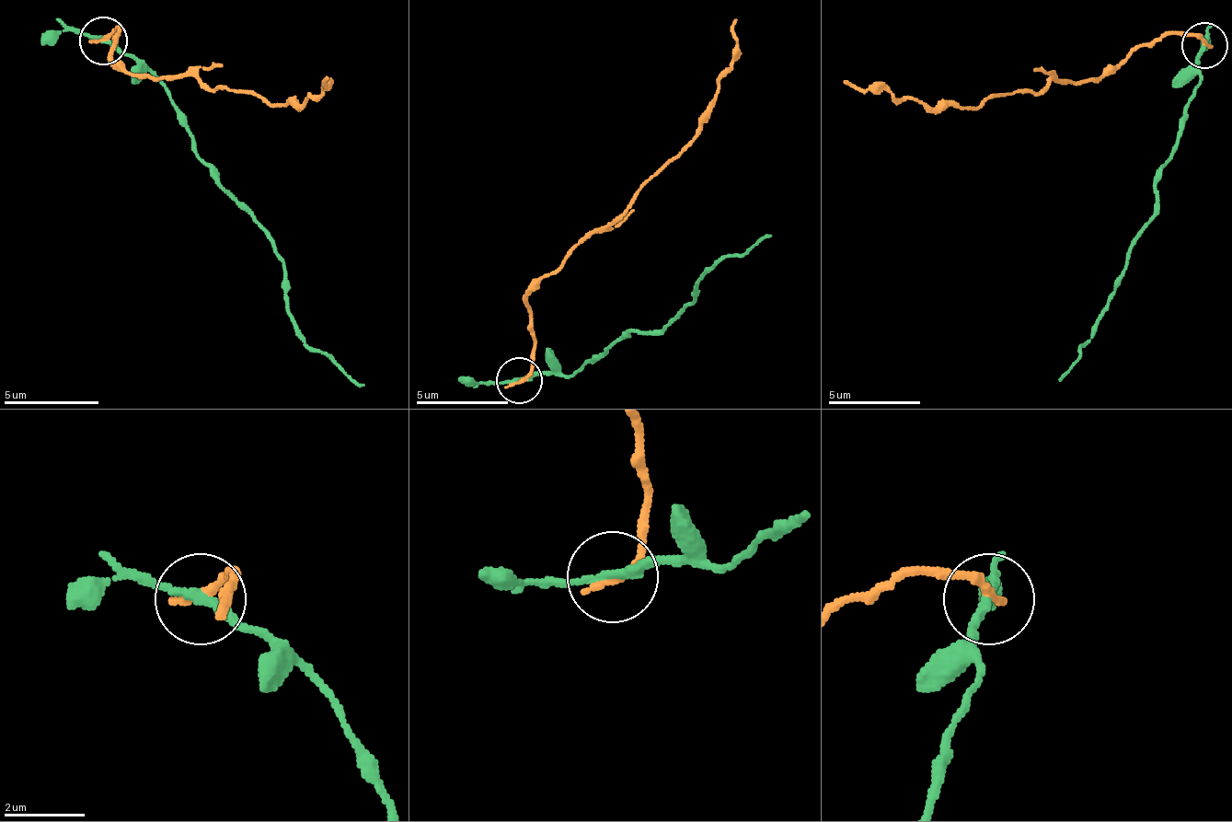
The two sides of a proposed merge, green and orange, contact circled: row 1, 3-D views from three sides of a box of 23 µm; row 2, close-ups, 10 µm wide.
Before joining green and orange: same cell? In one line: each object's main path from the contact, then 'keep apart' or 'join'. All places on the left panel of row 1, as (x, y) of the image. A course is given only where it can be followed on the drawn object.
course green (104, 39), (128, 53), (156, 82), (209, 177), (247, 214), (285, 267), (294, 329), (365, 386); course orange (104, 39), (119, 29), (114, 58), (128, 73), (200, 77), (285, 106), (299, 106), (323, 91), (328, 77); keep apart

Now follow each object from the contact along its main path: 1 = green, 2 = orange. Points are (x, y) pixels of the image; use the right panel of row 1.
1: (1205, 44), (1196, 58), (1201, 86), (1159, 178), (1155, 214), (1122, 265), (1099, 325), (1058, 380)
2: (1205, 44), (1196, 35), (1159, 35), (1104, 76), (1049, 81), (961, 109), (925, 109), (842, 81)

